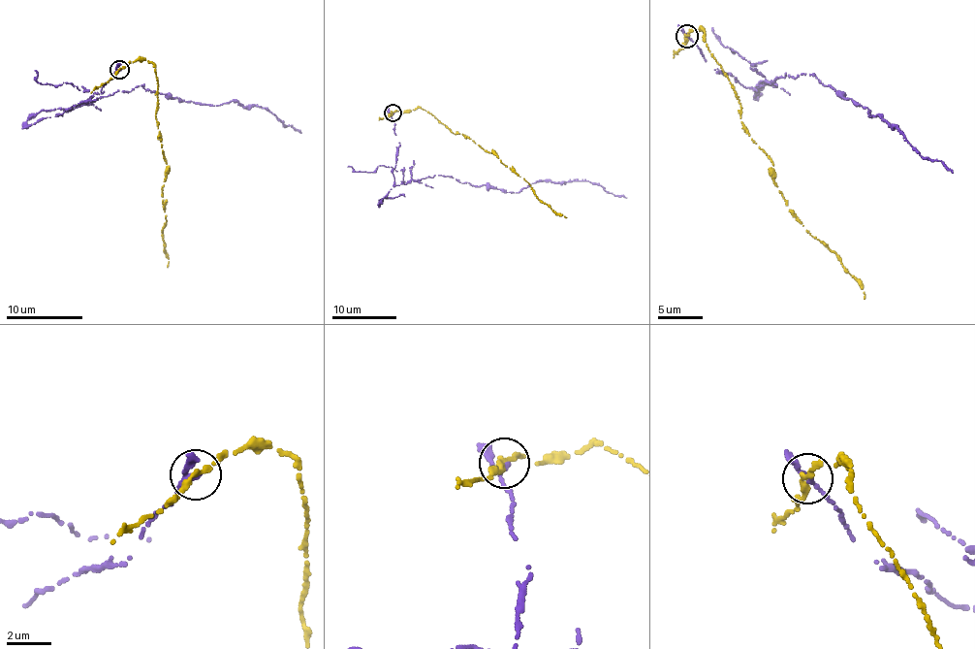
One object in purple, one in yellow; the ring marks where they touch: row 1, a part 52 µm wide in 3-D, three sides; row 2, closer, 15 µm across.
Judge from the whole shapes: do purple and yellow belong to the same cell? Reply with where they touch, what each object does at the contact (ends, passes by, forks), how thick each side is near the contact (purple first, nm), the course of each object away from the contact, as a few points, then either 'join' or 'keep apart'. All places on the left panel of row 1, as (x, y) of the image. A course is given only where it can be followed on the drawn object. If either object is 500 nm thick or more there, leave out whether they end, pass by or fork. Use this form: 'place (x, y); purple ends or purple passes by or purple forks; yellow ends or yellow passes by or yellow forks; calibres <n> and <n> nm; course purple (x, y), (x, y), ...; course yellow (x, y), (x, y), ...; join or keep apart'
place (119, 69); purple passes by; yellow passes by; calibres 190 and 240 nm; course purple (118, 69), (96, 100), (60, 114), (75, 104), (141, 85), (193, 102), (256, 105), (300, 133); course yellow (119, 69), (145, 59), (158, 84), (167, 266); keep apart

